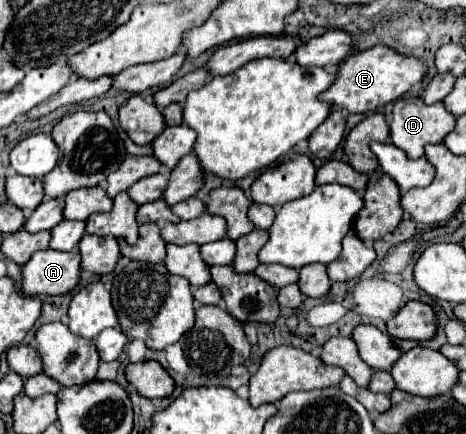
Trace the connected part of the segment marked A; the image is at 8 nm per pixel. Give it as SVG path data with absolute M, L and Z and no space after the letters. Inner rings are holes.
M38 250L22 266L22 284L26 296L40 294L68 294L80 280L80 254L58 252L58 250ZM30 288L30 292L28 292Z

